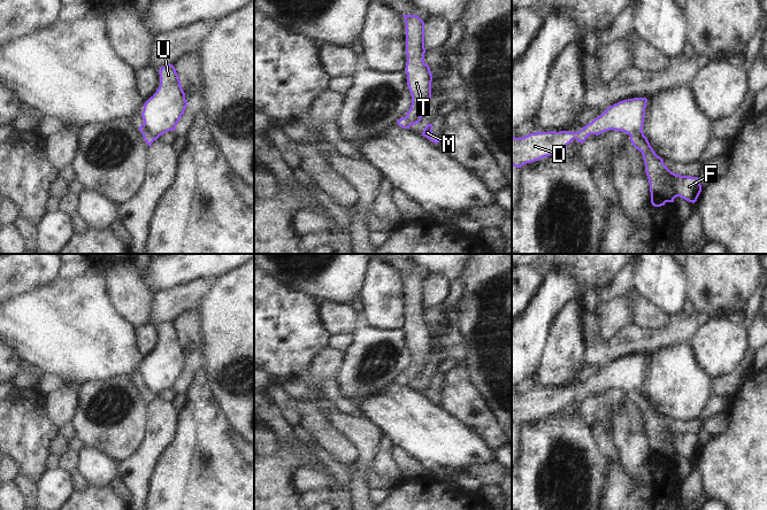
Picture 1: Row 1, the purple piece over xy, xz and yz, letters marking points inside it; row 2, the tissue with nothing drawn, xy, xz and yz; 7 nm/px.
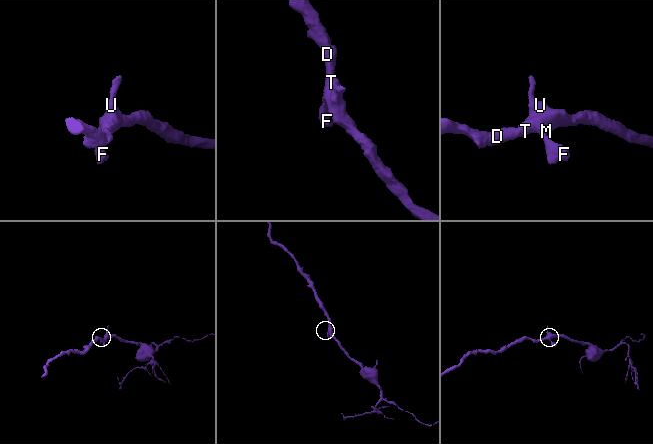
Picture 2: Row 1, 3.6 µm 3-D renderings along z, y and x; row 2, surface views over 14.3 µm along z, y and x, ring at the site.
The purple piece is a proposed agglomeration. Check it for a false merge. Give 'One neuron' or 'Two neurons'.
Two neurons.

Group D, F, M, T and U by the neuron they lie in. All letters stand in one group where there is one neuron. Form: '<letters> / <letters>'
D M T U / F

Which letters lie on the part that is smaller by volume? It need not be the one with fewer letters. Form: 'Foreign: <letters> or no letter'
Foreign: F

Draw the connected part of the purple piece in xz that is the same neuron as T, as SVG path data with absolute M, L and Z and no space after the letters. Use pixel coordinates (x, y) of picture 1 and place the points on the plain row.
M402 272L406 279L407 342L412 362L406 374L411 382L419 380L431 356L432 332L424 320L424 279L417 272Z

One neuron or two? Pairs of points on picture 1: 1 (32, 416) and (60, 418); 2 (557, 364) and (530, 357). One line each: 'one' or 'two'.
1: two
2: two

